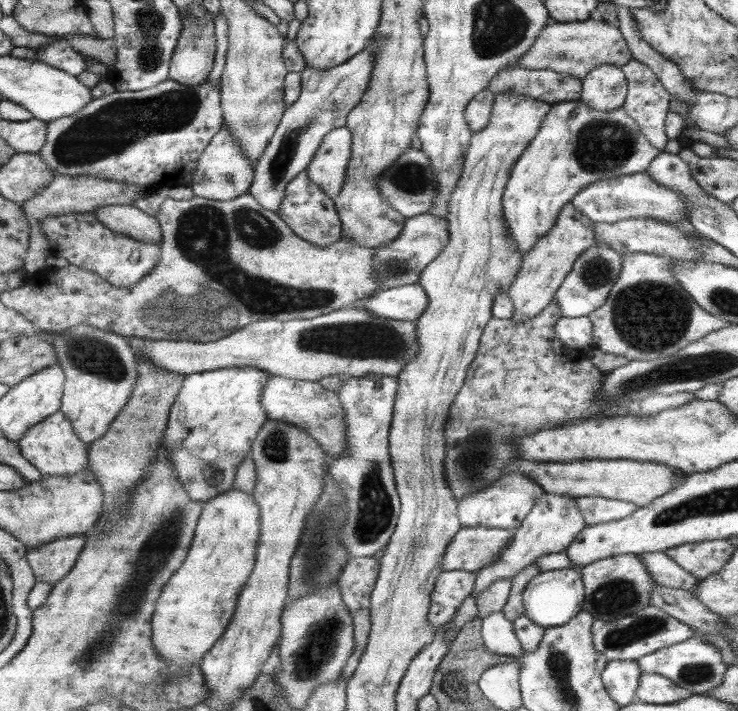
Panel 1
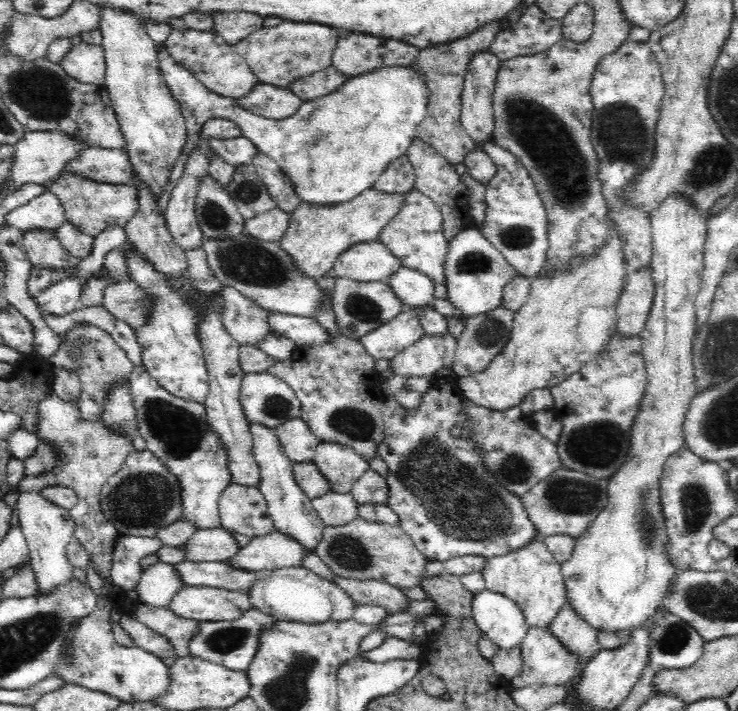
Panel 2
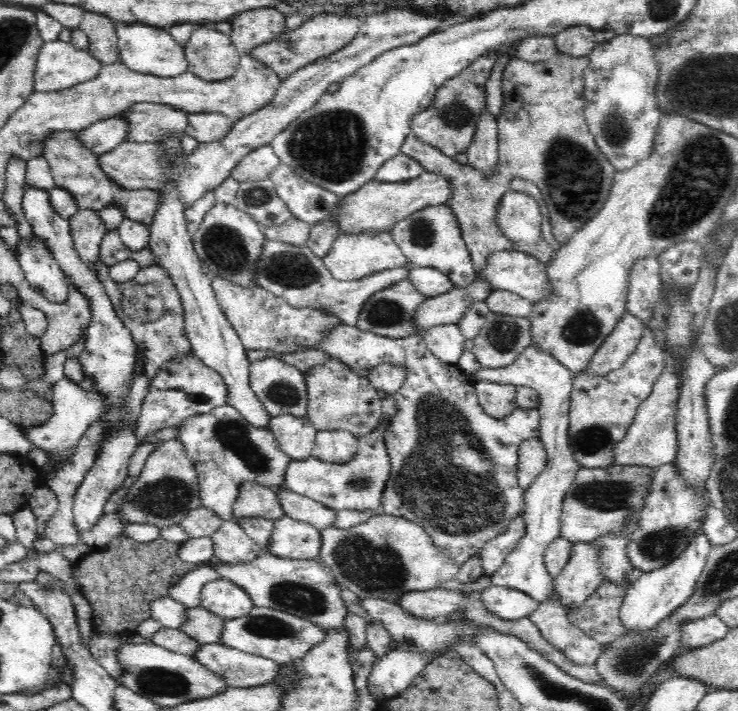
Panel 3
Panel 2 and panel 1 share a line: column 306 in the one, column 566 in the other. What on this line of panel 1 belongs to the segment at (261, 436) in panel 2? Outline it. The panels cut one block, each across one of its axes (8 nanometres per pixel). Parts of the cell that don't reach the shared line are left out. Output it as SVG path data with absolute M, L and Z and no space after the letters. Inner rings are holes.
M544 493L543 497L538 500L536 506L528 514L528 518L514 530L514 537L509 542L508 549L500 556L500 559L497 559L488 567L484 567L476 575L473 595L475 596L475 594L488 590L496 580L501 580L502 578L512 579L546 554L566 551L587 526L585 517L576 503L576 498Z

